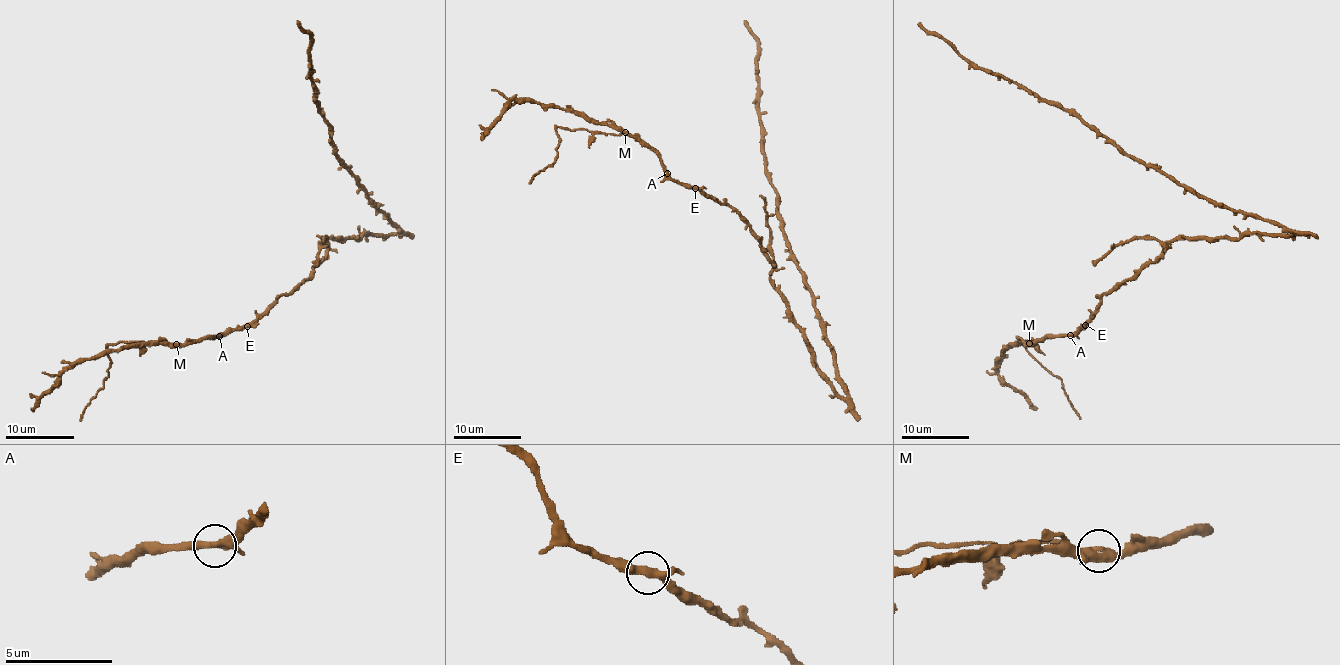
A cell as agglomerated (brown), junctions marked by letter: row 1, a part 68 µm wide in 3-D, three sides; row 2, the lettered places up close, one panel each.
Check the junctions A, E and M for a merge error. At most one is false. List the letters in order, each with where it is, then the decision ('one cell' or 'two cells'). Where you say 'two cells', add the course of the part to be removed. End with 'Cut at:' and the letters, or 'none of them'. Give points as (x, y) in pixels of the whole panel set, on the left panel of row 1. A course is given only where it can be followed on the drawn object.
A: at (219, 336); one cell
E: at (247, 326); one cell
M: at (176, 344); two cells; foreign part runs (177, 343), (120, 341), (108, 347), (110, 367), (107, 377), (79, 420)
Cut at: M

